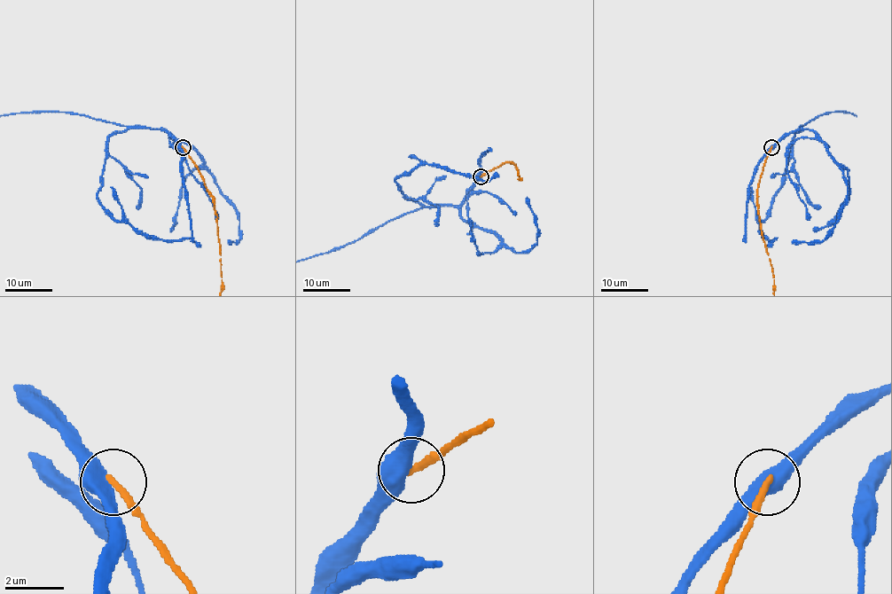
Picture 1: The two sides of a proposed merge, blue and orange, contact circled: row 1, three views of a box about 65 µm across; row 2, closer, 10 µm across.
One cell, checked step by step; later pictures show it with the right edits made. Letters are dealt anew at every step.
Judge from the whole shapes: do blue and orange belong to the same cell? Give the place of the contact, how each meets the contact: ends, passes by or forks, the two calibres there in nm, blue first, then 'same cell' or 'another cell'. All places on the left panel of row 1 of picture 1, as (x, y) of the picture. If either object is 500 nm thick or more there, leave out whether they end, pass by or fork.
(183, 147) | 500/240 nm | another cell

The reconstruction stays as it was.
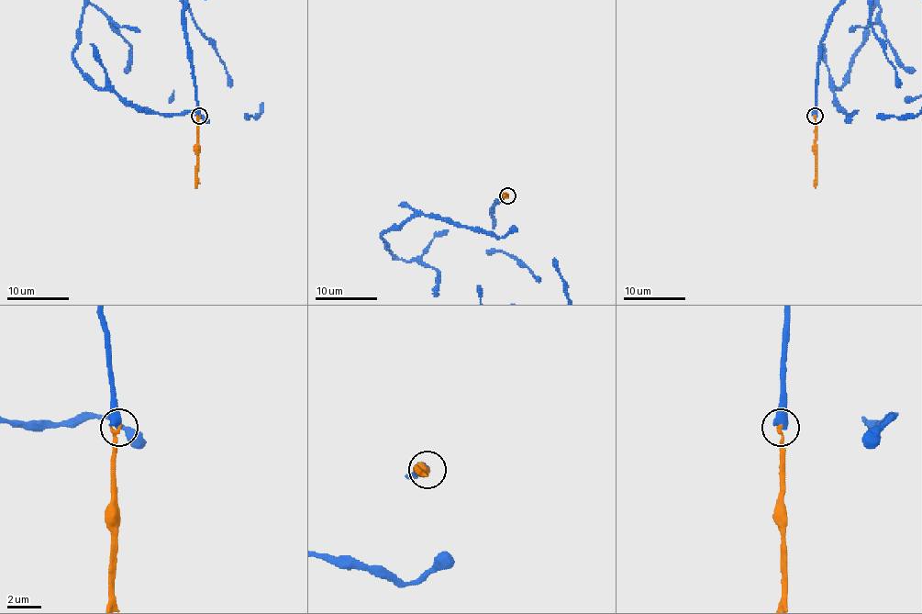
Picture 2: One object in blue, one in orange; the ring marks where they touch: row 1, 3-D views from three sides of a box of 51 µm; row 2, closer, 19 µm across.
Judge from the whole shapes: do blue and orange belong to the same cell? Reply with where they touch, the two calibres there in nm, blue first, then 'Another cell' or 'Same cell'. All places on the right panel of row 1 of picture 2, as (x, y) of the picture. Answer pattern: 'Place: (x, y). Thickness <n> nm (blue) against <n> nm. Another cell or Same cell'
Place: (815, 116). Thickness 550 nm (blue) against 220 nm. Same cell

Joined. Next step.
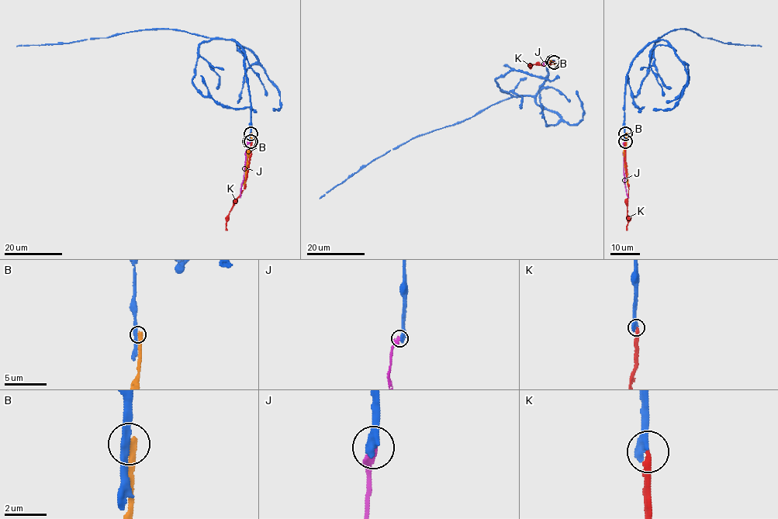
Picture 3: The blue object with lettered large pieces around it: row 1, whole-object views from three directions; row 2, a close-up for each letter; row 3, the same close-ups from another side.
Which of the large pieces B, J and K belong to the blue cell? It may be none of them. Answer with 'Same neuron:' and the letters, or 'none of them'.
Same neuron: K

